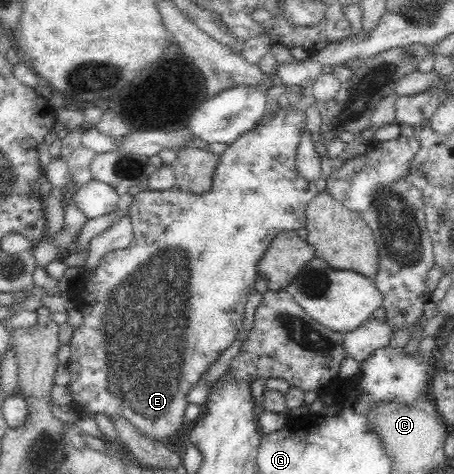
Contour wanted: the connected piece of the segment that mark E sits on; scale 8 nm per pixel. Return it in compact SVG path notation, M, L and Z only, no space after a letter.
M285 101L281 110L270 121L261 124L259 121L255 128L241 135L234 143L220 155L220 163L215 170L212 189L207 194L186 193L176 186L169 190L142 191L132 197L133 202L127 209L133 228L133 239L128 247L107 253L93 273L83 273L83 279L75 283L73 293L77 300L76 308L83 315L83 322L75 328L70 346L70 361L66 370L71 377L68 383L73 407L77 413L87 415L91 419L99 413L106 415L111 422L117 417L126 419L137 431L145 437L155 441L167 441L171 437L177 437L183 431L185 408L188 406L188 393L199 384L205 371L211 363L219 359L219 355L235 341L237 333L243 329L243 313L247 297L255 290L257 265L270 246L273 238L283 230L301 230L306 227L306 209L308 204L319 194L315 182L306 181L296 171L296 150L300 140L302 128L306 128L305 107L302 104L290 106Z

